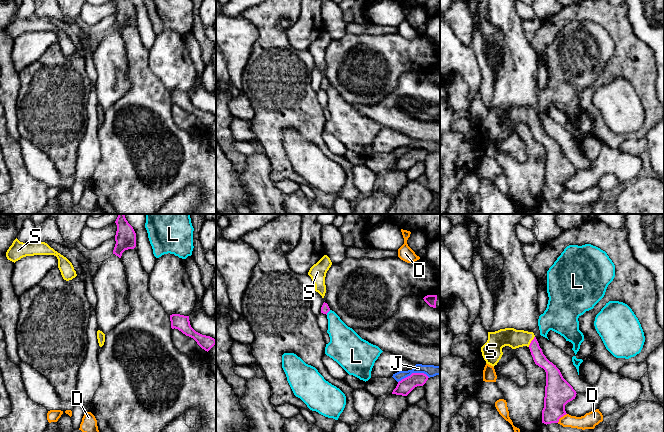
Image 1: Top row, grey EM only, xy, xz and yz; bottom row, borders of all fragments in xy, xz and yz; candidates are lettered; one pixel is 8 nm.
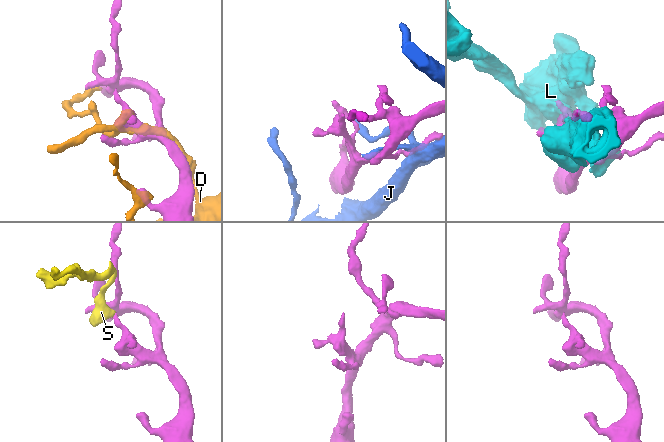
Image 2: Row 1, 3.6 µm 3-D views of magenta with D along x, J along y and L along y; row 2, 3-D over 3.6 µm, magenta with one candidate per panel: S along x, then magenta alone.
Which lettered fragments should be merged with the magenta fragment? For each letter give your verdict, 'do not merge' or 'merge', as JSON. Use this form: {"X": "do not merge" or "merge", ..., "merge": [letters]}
{"D": "do not merge", "J": "do not merge", "L": "do not merge", "S": "merge", "merge": ["S"]}

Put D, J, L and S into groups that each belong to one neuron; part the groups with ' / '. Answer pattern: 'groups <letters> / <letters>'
groups D / J / L / S

